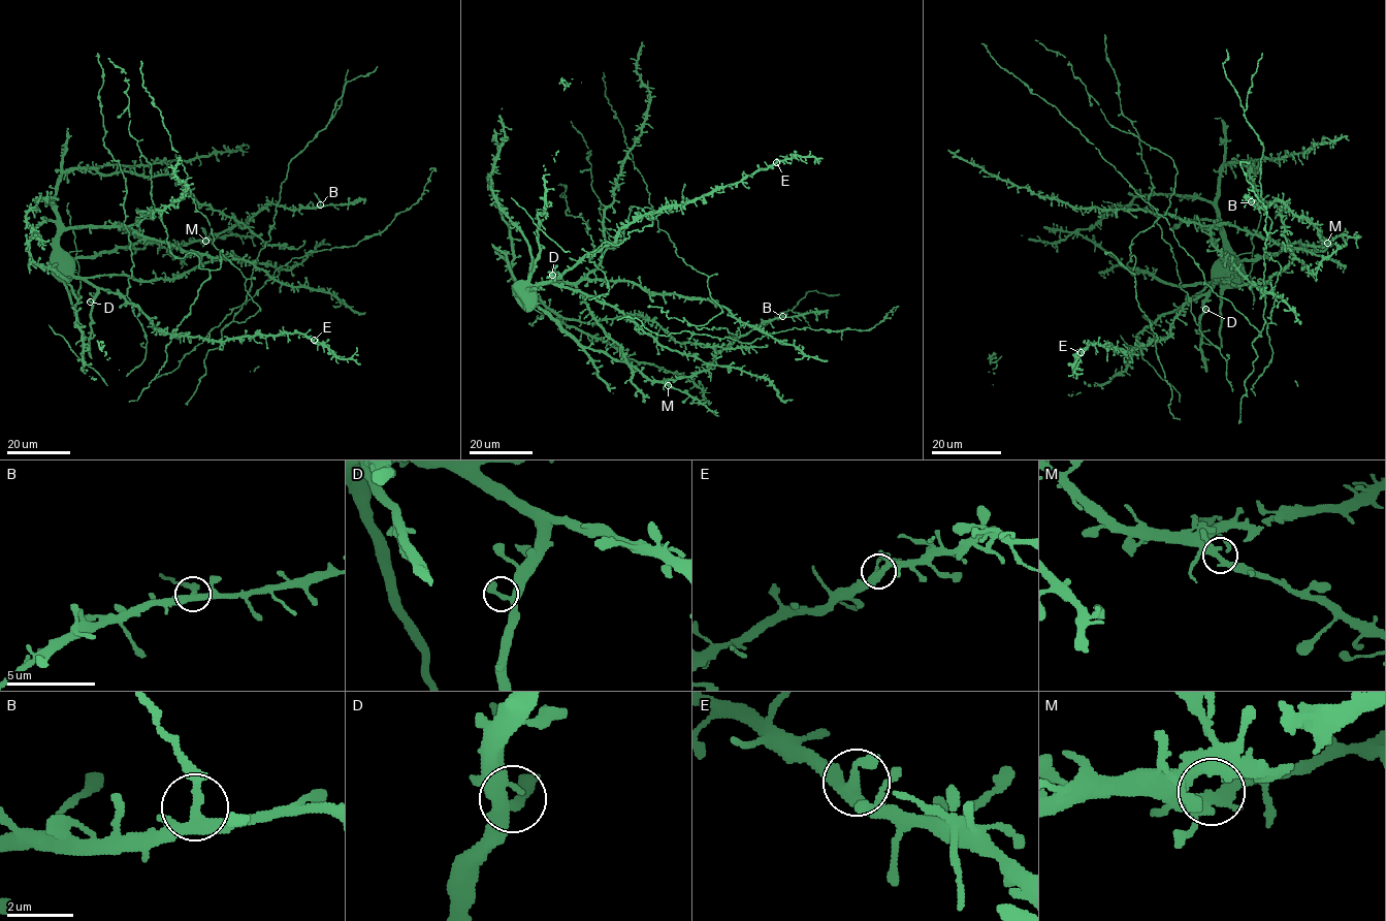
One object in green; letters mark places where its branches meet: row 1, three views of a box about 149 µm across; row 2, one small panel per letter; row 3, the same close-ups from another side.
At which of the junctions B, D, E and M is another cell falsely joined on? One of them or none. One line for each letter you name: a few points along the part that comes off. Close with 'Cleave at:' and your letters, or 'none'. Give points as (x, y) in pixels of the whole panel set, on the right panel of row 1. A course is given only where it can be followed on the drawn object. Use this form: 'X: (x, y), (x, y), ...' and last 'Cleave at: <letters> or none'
B: (1252, 202), (1247, 189)
Cleave at: B

